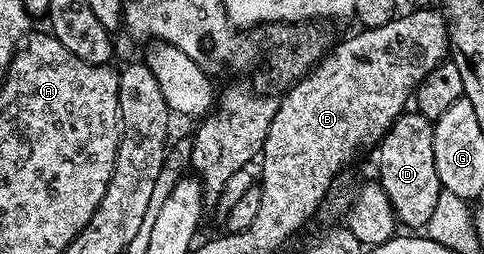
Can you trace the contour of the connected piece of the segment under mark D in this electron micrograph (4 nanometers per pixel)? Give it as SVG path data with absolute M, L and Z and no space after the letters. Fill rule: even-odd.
M402 112L381 139L380 150L381 155L377 158L377 170L381 173L379 181L383 192L387 192L387 200L391 200L398 223L402 227L425 228L443 189L435 172L433 122L416 112Z

